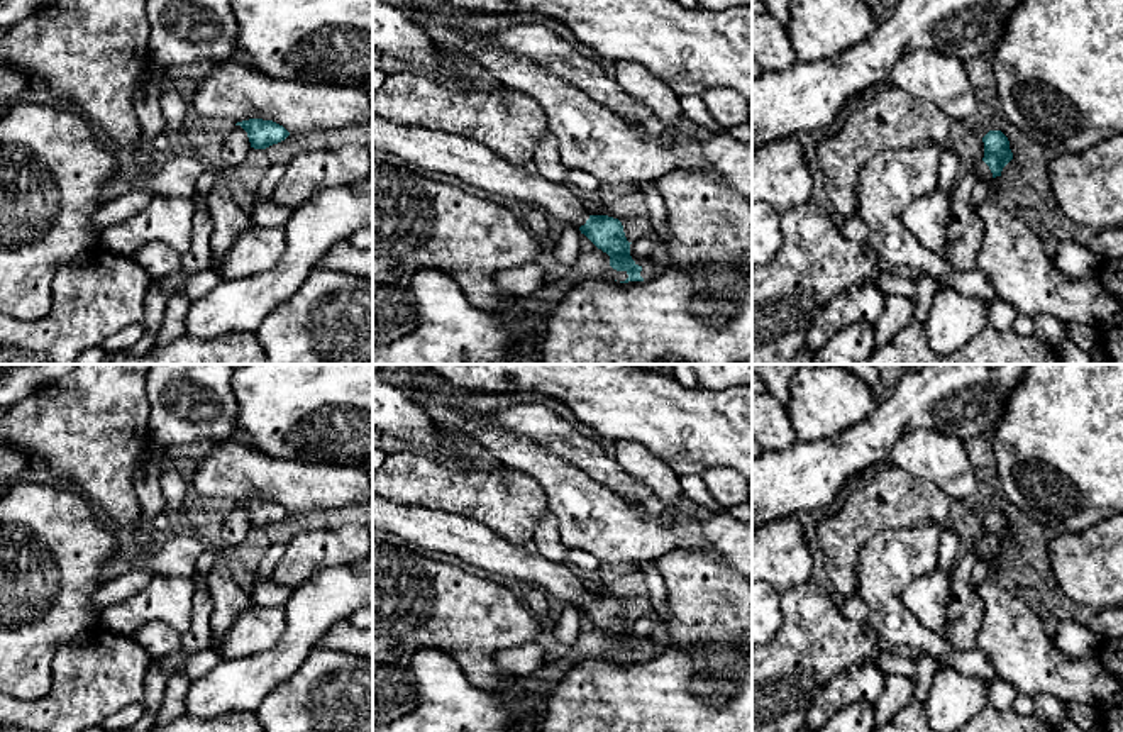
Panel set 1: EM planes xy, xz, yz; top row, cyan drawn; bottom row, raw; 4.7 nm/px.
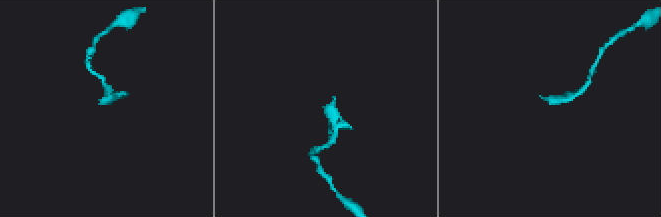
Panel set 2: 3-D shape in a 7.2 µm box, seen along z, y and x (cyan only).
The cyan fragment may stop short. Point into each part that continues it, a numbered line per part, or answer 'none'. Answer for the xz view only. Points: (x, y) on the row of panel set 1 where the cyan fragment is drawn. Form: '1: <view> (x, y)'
1: xz (458, 156)

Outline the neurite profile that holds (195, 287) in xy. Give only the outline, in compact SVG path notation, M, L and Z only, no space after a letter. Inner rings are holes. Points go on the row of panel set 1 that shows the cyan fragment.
M203 269L191 276L185 276L178 271L174 276L164 278L164 286L168 293L181 290L185 298L193 303L208 295L220 281L222 278L212 269Z

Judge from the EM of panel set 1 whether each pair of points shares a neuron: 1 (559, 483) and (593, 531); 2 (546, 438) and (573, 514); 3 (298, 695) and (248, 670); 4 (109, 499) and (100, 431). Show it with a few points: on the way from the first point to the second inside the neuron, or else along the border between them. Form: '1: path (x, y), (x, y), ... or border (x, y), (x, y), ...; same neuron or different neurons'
1: path (571, 495), (585, 509), (588, 519); same neuron
2: border (517, 434), (586, 473); different neurons
3: border (305, 656), (254, 710); different neurons
4: path (107, 482), (100, 468), (100, 448); same neuron

